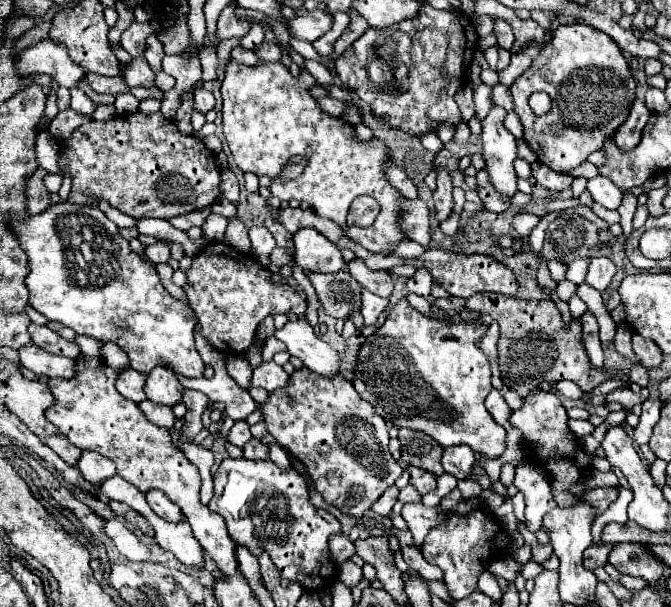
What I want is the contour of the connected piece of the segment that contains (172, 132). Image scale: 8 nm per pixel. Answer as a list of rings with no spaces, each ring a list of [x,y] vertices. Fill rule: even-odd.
[[[133,112],[125,116],[115,116],[105,122],[87,122],[79,126],[61,148],[61,170],[73,174],[73,192],[69,202],[91,204],[95,200],[107,200],[113,208],[125,212],[133,218],[163,218],[193,212],[213,204],[219,196],[221,172],[217,168],[215,156],[197,136],[185,136],[179,132],[177,124],[167,120],[161,112],[143,114]]]

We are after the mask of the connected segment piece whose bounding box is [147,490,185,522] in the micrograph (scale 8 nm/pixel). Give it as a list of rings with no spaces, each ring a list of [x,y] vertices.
[[[151,490],[147,494],[147,502],[149,502],[149,506],[153,508],[153,512],[157,516],[161,516],[161,518],[165,518],[169,522],[181,522],[181,520],[185,520],[185,516],[181,516],[181,508],[177,508],[177,504],[173,504],[167,496],[163,496],[157,490]]]

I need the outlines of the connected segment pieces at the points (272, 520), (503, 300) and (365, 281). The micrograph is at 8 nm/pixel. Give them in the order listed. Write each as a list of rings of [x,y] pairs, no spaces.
[[[225,458],[215,474],[215,496],[213,506],[209,506],[213,512],[221,514],[225,518],[225,524],[229,528],[229,536],[233,542],[243,544],[253,552],[253,556],[261,556],[261,552],[267,552],[277,566],[283,584],[297,582],[307,590],[323,590],[329,588],[337,578],[337,566],[331,560],[329,552],[329,538],[333,534],[341,532],[339,520],[321,508],[315,508],[309,502],[307,496],[307,484],[303,476],[293,468],[279,468],[273,460],[247,460],[247,458]]]
[[[489,292],[485,294],[477,294],[471,296],[467,300],[467,310],[477,312],[477,314],[489,314],[497,324],[499,324],[499,342],[497,342],[497,350],[499,350],[499,370],[501,370],[501,378],[505,382],[507,388],[515,390],[519,396],[527,396],[535,390],[539,390],[541,382],[559,382],[559,380],[571,380],[575,382],[585,394],[591,392],[597,384],[607,380],[605,370],[595,368],[589,358],[585,356],[585,350],[581,346],[581,320],[571,320],[569,326],[563,326],[561,314],[557,310],[557,306],[551,300],[517,300],[513,296],[493,296]]]
[[[359,258],[347,262],[345,268],[361,286],[371,290],[373,294],[383,296],[383,298],[391,296],[393,280],[391,280],[391,274],[387,270],[369,270],[365,264],[361,264]]]

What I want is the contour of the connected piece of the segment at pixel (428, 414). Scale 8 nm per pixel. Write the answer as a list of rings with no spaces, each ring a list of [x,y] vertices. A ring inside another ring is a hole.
[[[399,300],[385,324],[363,344],[359,352],[359,364],[353,378],[353,386],[363,400],[375,406],[379,416],[395,426],[407,426],[421,430],[435,438],[443,448],[467,444],[473,452],[485,458],[499,458],[505,452],[507,432],[485,408],[485,398],[491,392],[491,370],[485,354],[477,348],[477,340],[485,334],[487,326],[473,324],[443,324],[431,318],[425,318],[409,302]]]

